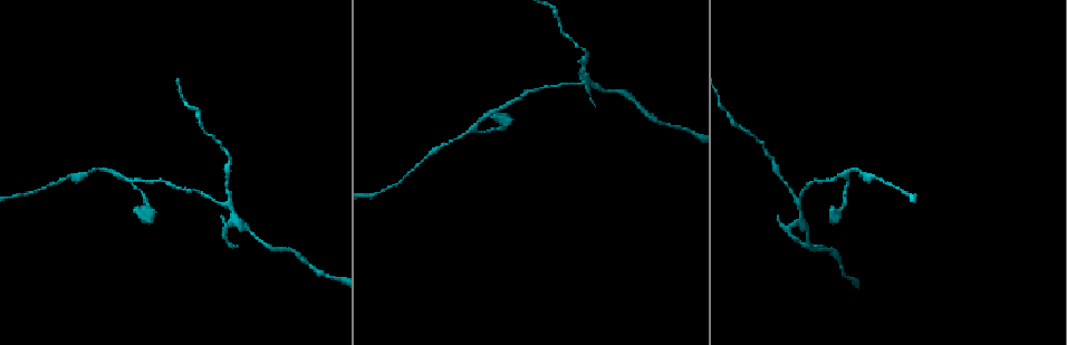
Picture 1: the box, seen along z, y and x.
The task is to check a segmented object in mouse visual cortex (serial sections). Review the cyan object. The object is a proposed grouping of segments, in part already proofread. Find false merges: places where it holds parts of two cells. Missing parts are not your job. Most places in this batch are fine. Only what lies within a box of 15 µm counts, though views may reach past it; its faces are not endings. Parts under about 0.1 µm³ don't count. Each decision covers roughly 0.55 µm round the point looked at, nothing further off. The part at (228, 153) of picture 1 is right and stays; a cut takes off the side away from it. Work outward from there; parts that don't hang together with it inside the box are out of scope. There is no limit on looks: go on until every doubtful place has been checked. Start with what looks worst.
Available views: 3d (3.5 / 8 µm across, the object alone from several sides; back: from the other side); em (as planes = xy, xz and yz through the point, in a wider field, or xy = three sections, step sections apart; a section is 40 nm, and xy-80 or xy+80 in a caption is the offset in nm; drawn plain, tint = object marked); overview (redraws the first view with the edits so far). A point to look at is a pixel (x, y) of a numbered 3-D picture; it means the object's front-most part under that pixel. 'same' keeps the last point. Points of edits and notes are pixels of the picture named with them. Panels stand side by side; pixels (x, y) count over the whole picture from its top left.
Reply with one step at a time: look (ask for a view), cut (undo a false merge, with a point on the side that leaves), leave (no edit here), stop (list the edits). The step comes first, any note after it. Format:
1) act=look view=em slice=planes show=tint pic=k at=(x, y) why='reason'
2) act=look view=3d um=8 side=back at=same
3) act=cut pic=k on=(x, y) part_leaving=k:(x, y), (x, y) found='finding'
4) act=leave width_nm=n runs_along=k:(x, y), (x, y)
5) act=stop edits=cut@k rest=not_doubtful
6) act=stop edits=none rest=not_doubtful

act=look view=3d um=3.5 pic=1 at=(587, 82) why='sharp bend'

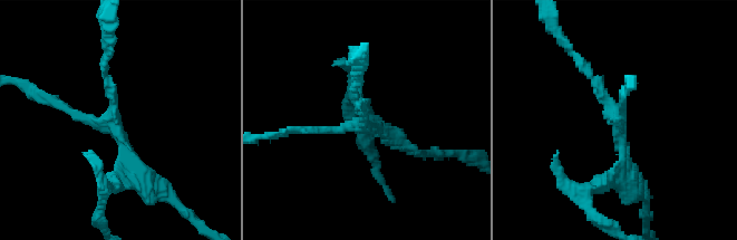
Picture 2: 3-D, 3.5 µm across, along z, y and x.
act=look view=em slice=xy step=5 show=tint pic=2 at=(360, 122) arms=3 arm_widths_nm=100,150,150

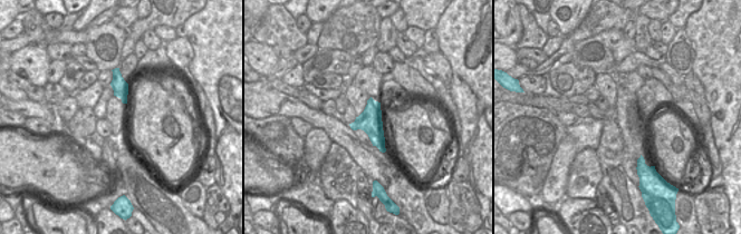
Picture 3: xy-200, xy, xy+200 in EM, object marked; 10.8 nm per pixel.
act=leave runs_along=2:(356, 82), (362, 122), (294, 130) found='all the same cell'

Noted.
act=look view=3d um=3.5 pic=1 at=(843, 176) why='arms part here'

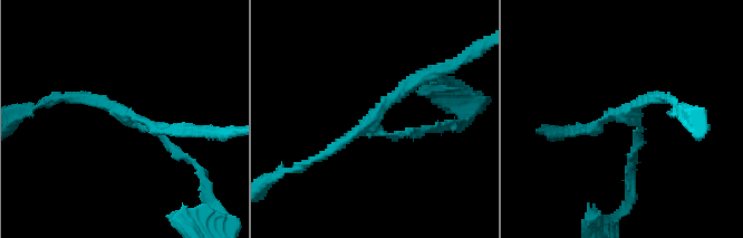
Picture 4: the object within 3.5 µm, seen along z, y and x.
act=look view=em slice=planes show=tint pic=4 at=(626, 110) arms=3 arm_widths_nm=100,150,200

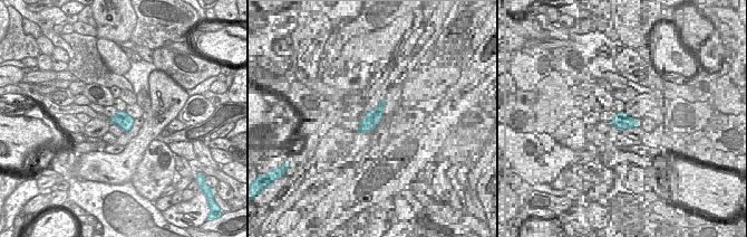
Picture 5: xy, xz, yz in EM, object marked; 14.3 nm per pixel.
act=look view=em slice=xy step=5 show=tint at=same why='cut it another way'

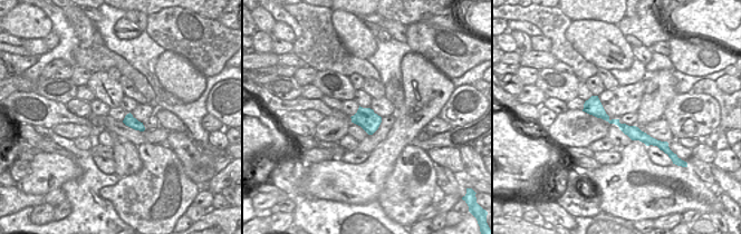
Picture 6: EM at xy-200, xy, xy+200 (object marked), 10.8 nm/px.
act=leave found='one cell here'

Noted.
act=look view=3d um=3.5 pic=1 at=(844, 202) why='thick turns thin'

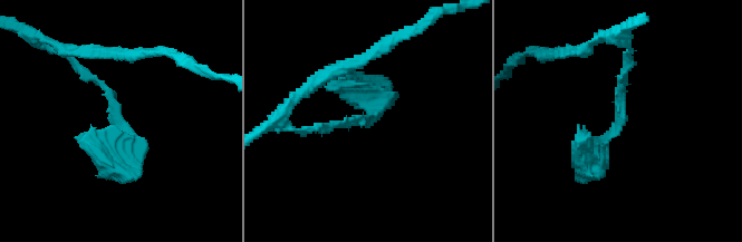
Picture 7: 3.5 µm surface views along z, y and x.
act=look view=em slice=xy step=5 show=tint pic=7 at=(369, 123) why='shape alone is not enough'

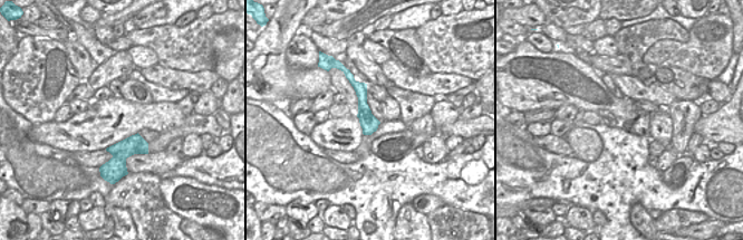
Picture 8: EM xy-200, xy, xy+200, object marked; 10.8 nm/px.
act=leave runs_along=8:(349, 76), (360, 89), (368, 132) found='one cell here'

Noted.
act=stop edits=none rest=not_doubtful

